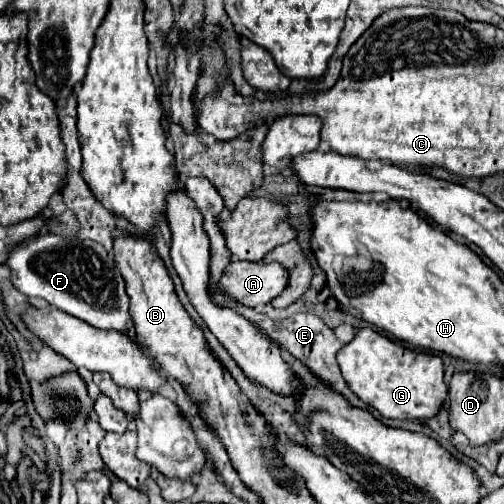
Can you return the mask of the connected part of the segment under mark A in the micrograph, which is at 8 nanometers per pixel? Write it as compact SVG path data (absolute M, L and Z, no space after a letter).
M230 261L216 287L244 307L260 307L282 293L286 279L288 273L278 263Z

